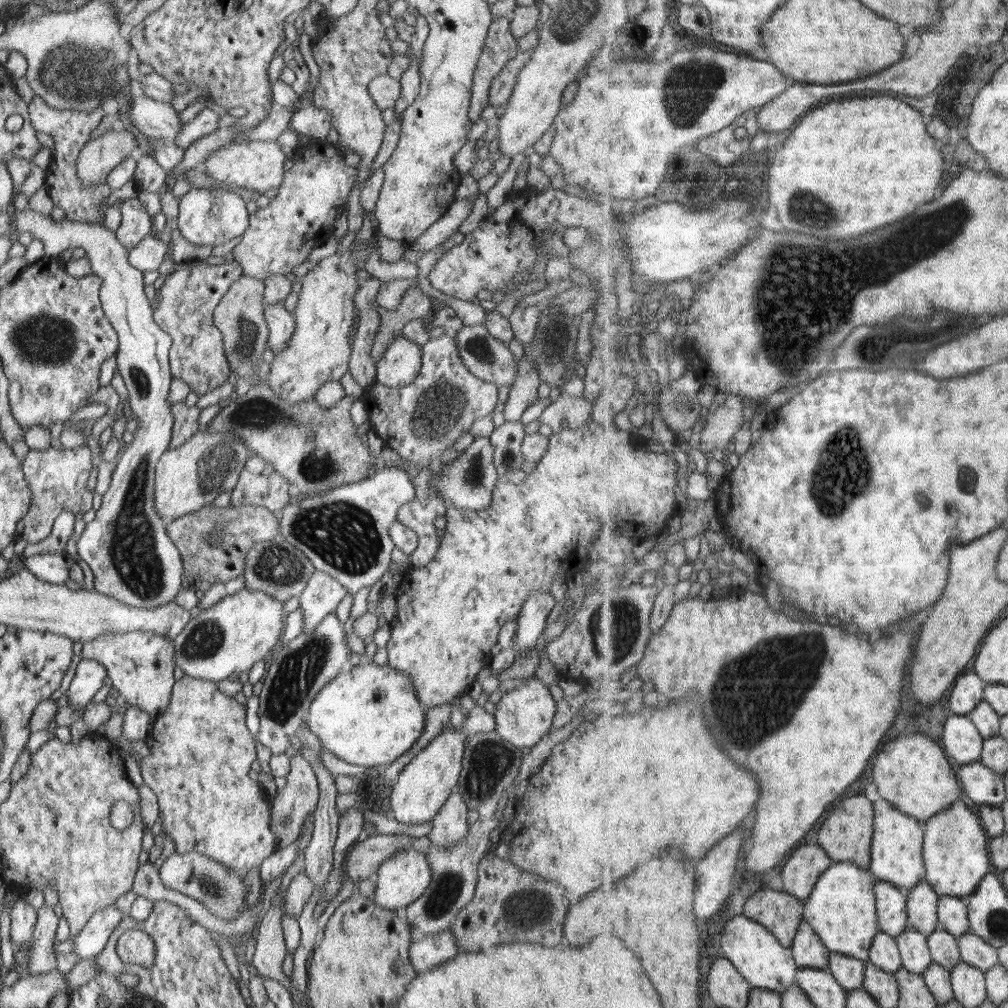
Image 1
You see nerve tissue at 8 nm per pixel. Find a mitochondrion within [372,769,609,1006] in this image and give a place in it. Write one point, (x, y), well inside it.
(447, 889)

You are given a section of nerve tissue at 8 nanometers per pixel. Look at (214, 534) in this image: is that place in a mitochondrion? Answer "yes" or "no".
yes

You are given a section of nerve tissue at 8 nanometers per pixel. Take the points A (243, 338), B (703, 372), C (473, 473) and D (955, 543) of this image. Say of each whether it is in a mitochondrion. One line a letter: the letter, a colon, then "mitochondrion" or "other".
A: mitochondrion
B: other
C: mitochondrion
D: other

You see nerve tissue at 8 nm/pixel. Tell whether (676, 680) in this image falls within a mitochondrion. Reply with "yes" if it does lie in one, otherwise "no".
no

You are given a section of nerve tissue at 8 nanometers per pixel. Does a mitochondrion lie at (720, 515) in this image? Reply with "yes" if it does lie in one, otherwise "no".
no

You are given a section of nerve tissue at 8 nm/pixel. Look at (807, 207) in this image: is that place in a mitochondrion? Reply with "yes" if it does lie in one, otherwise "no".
yes

